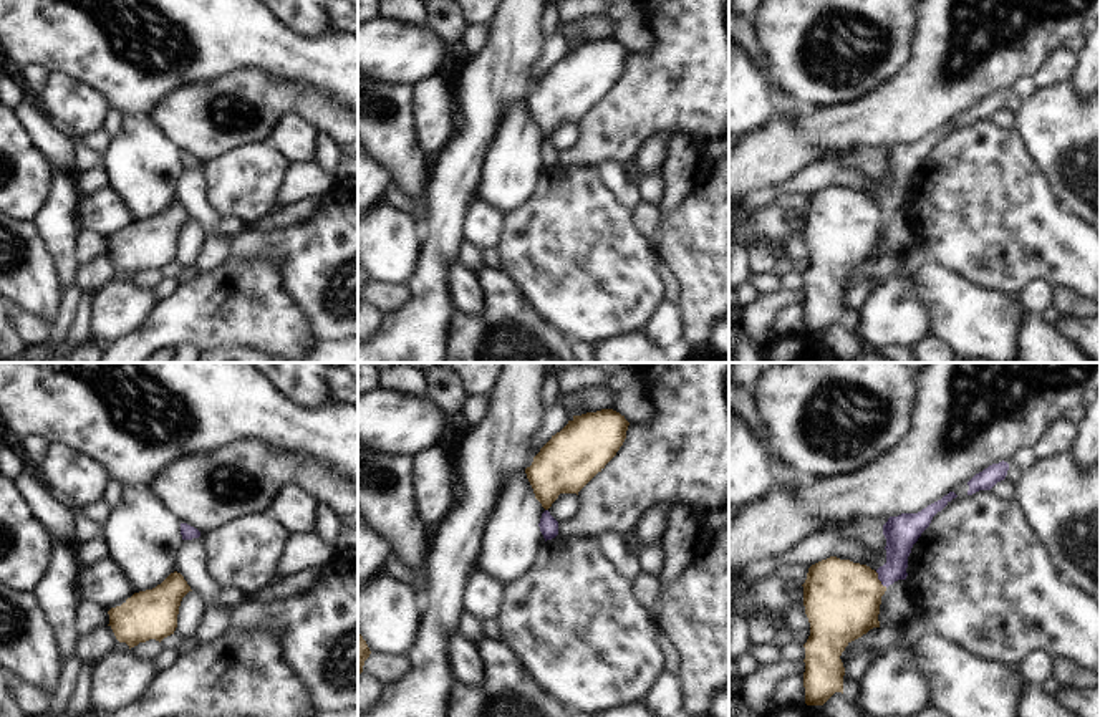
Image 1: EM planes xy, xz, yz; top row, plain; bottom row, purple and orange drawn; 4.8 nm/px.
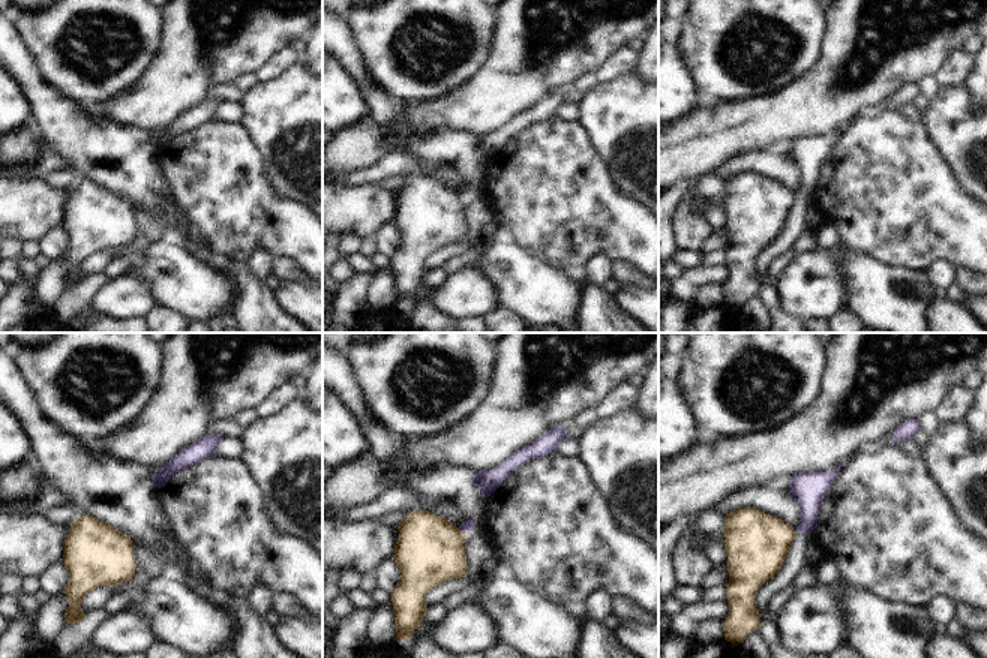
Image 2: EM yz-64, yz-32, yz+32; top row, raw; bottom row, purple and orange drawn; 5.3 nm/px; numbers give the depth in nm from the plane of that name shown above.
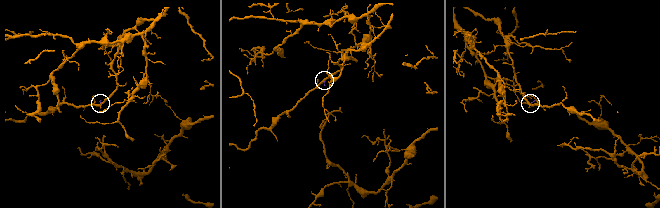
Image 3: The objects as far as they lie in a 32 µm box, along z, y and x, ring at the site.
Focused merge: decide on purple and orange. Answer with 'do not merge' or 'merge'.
do not merge

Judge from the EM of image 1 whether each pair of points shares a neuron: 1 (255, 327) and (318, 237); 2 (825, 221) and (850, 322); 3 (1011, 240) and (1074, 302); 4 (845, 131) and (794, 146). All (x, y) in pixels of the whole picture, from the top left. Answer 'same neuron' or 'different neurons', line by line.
1: different neurons
2: same neuron
3: different neurons
4: same neuron

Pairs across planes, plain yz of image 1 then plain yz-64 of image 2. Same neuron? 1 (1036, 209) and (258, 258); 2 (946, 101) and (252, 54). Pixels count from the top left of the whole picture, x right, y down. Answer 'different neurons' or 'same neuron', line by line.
1: different neurons
2: same neuron

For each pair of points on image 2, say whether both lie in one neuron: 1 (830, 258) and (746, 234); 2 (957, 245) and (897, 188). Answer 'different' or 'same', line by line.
1: different
2: same

